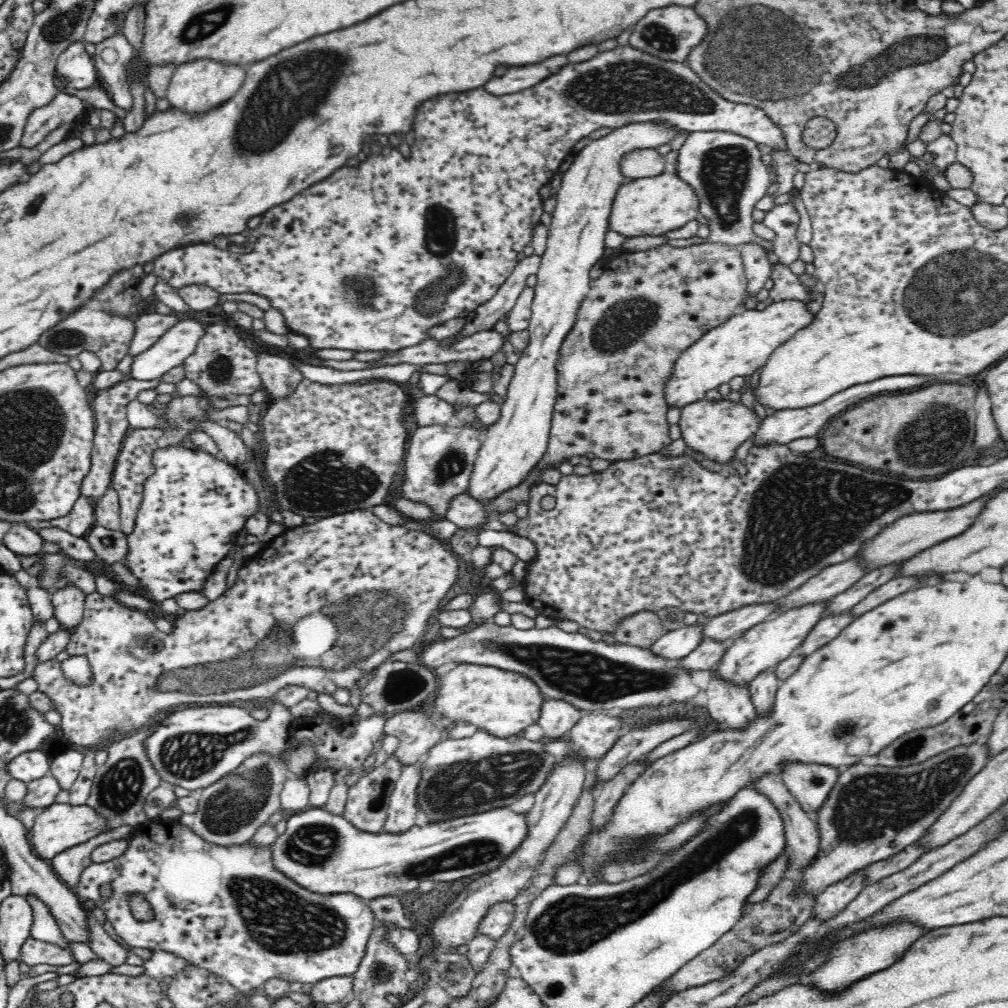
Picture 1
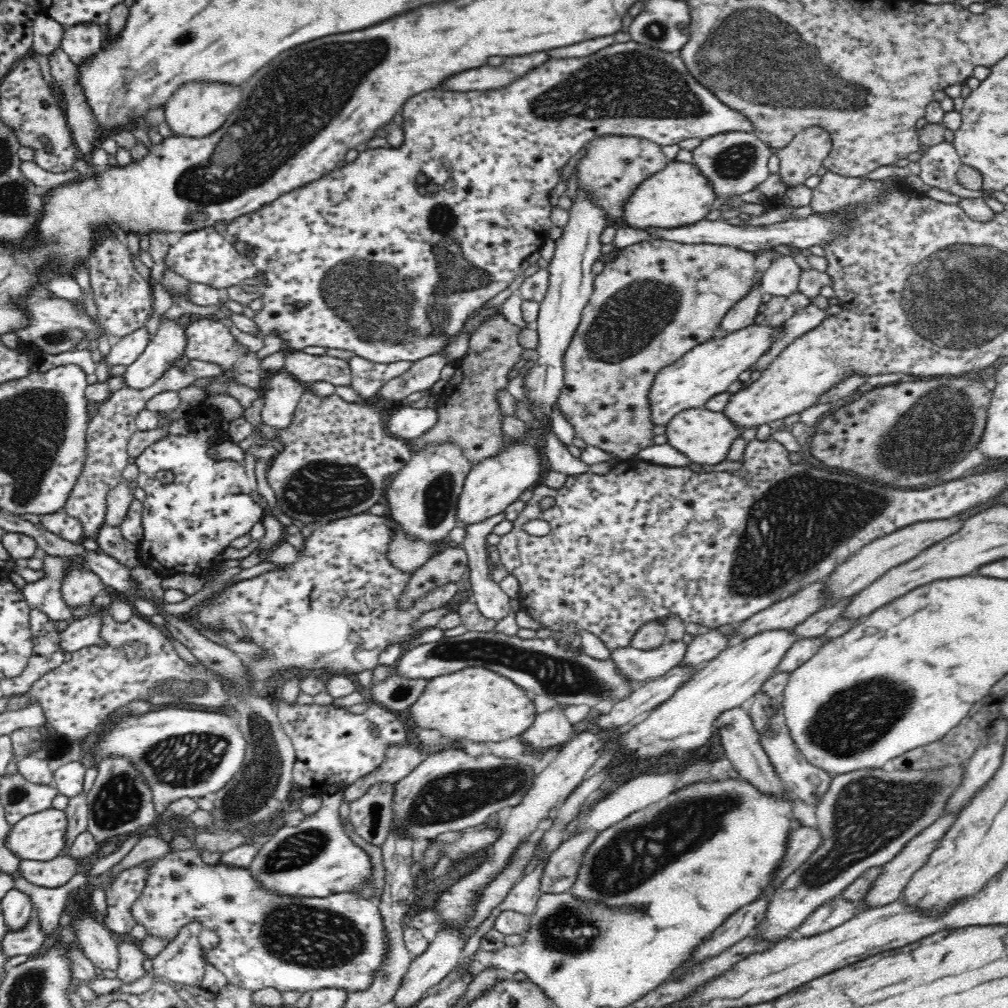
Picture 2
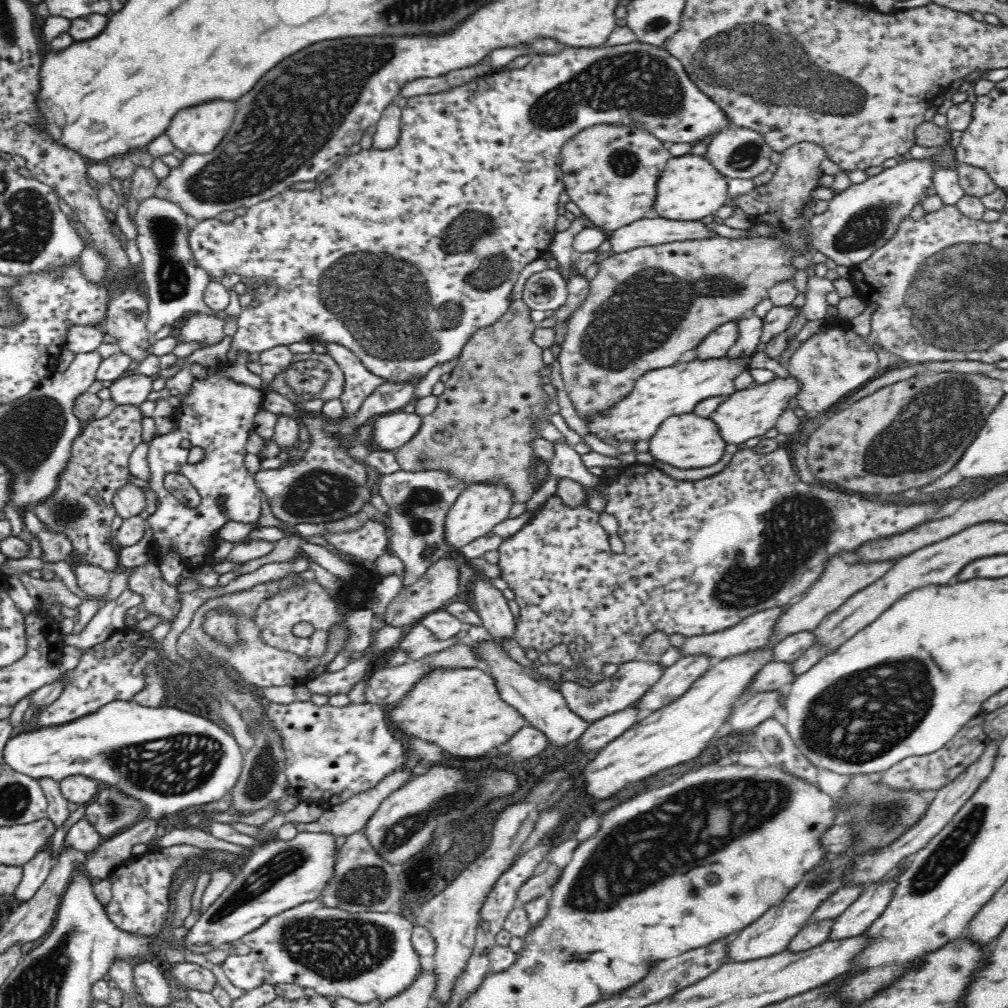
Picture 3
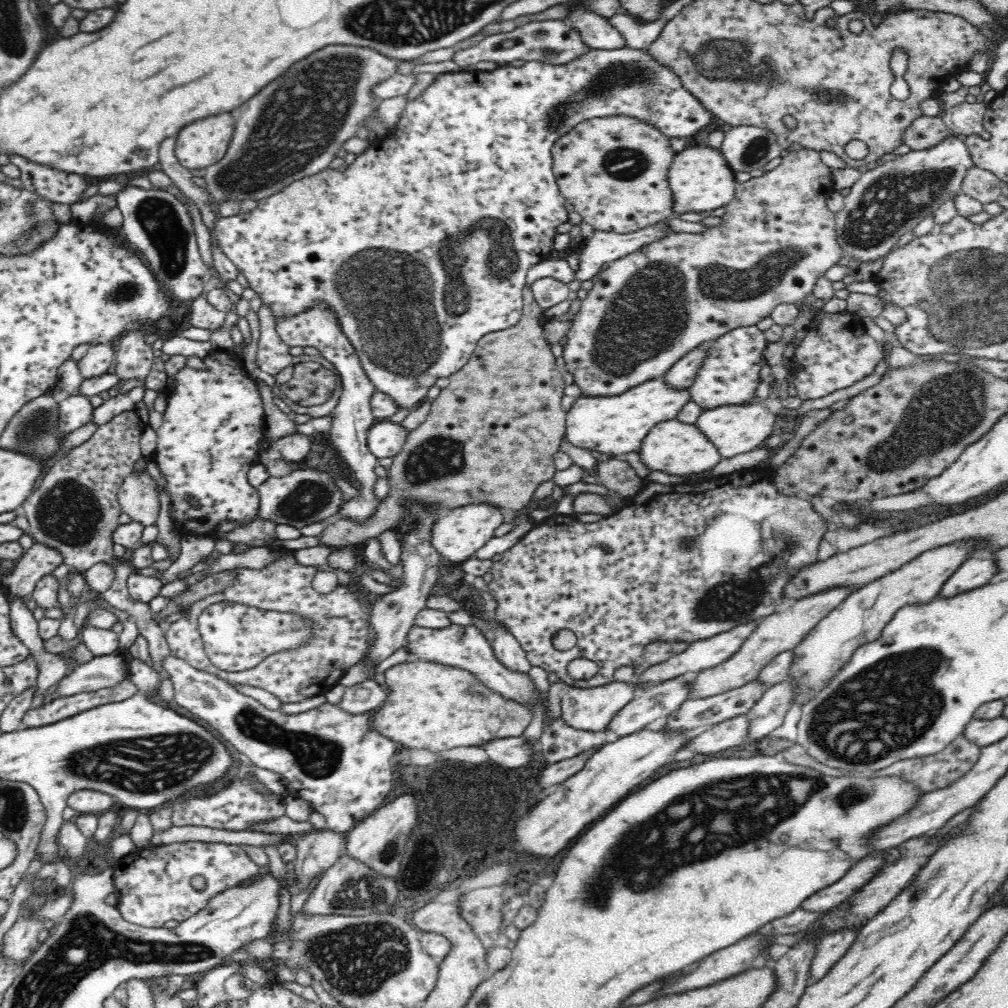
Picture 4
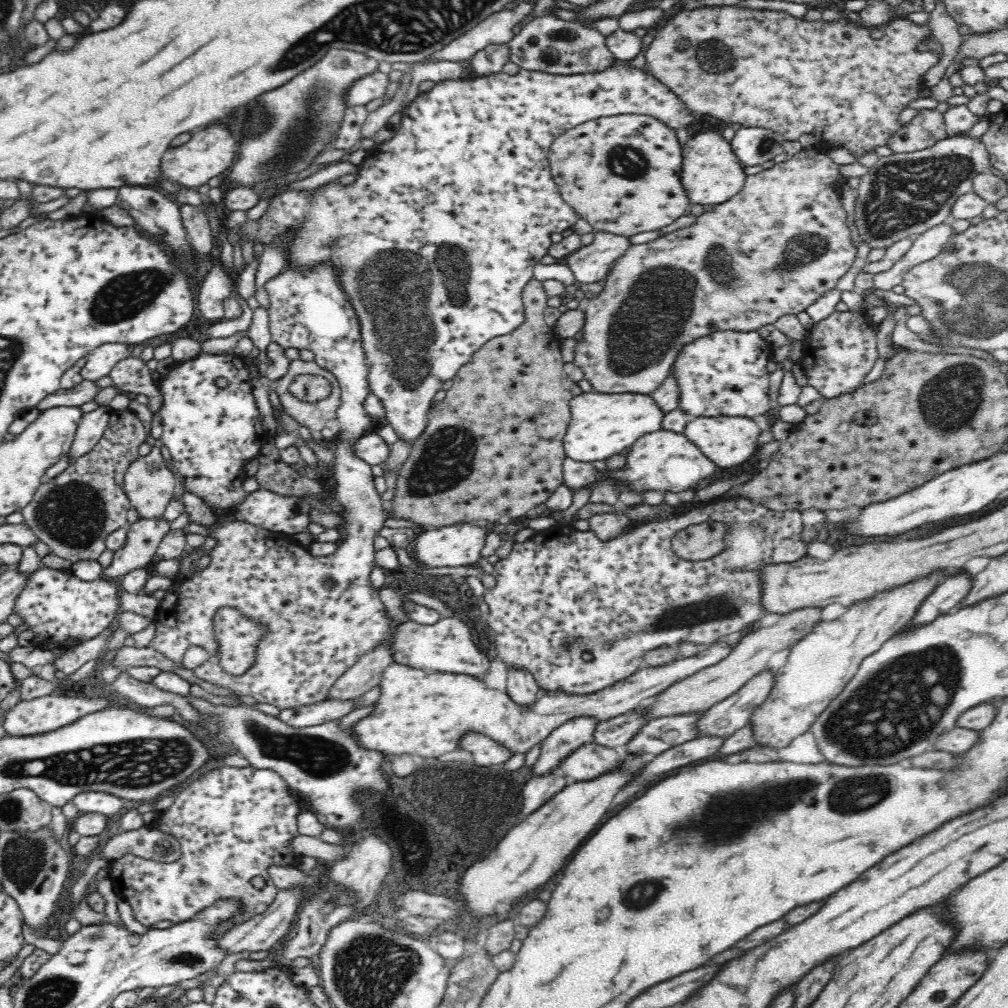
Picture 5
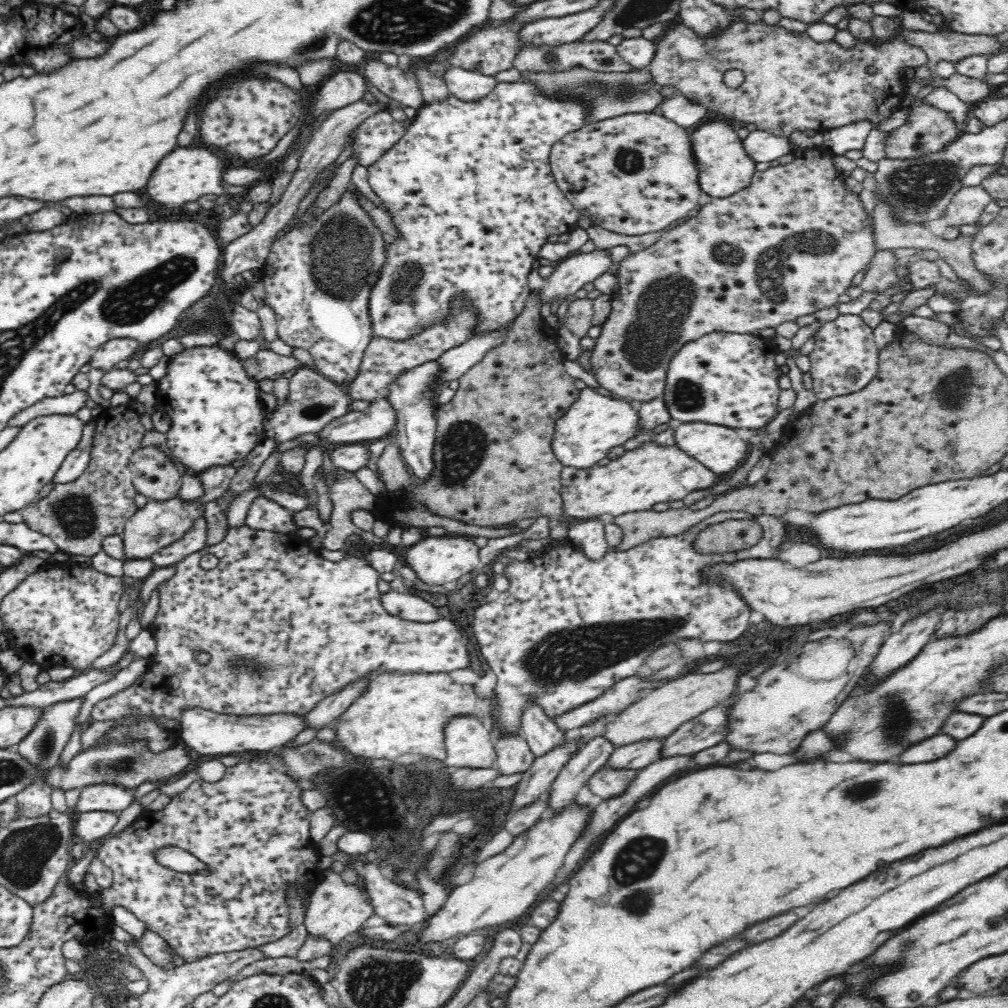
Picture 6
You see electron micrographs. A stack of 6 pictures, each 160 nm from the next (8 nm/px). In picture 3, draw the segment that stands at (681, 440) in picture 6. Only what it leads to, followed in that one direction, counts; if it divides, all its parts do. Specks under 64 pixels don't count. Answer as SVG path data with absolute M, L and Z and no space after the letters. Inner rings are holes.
M778 378L753 388L740 389L728 398L724 398L718 405L718 408L708 416L708 419L716 424L718 433L724 439L726 446L734 444L740 447L750 438L762 436L770 428L776 426L776 421L780 418L784 408L786 408L788 400L792 396L796 397L798 388L800 388L800 383L796 379L786 378L786 380L782 380L782 378Z

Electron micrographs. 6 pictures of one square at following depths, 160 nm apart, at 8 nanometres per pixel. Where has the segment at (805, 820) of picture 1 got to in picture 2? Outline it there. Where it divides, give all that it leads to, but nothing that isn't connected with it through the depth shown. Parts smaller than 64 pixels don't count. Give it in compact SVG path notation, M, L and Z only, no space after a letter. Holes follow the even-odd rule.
M736 707L724 711L724 714L718 718L718 722L724 725L724 728L720 728L720 736L722 737L722 745L726 749L725 756L739 772L739 776L742 779L748 779L748 782L760 790L769 790L769 792L784 790L784 783L770 763L766 751L760 745L758 732L754 729L751 716L748 716L741 707Z

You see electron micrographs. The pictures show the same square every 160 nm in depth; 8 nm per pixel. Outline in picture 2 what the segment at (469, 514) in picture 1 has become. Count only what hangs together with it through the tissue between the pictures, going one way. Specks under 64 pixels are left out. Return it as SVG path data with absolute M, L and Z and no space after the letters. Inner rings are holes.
M498 514L498 516L492 516L488 518L487 521L479 522L478 524L471 524L465 527L467 532L467 537L465 541L461 544L463 549L467 554L467 563L470 568L470 582L471 582L471 592L472 601L476 603L478 610L490 620L495 620L495 622L500 622L500 620L506 618L510 613L510 596L508 596L502 587L494 581L491 577L492 565L491 565L491 554L488 552L488 546L484 538L486 534L492 532L492 528L496 524L500 524L502 520L506 520L506 514Z

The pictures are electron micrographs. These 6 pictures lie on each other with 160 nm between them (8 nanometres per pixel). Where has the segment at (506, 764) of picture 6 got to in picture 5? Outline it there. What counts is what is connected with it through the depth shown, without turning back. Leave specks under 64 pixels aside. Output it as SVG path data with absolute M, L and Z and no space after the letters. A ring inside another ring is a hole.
M712 643L711 647L693 657L678 658L664 666L642 666L632 676L615 682L608 688L589 695L572 695L548 691L543 693L531 709L522 709L498 689L487 688L477 677L466 674L425 671L392 663L379 684L380 695L372 713L358 720L351 729L358 744L368 751L387 756L418 754L424 758L437 758L453 752L458 738L464 732L482 733L501 746L508 748L511 757L530 753L562 724L574 718L594 718L597 722L612 720L634 711L644 698L656 696L676 681L680 682L700 670L724 660L733 648L725 643Z

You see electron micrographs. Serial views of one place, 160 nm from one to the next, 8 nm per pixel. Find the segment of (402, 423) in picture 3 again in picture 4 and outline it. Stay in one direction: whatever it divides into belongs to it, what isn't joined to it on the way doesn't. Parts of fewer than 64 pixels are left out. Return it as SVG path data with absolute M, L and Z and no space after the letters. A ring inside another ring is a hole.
M390 421L379 422L368 430L366 444L376 458L393 458L402 450L406 435L406 429L402 425Z

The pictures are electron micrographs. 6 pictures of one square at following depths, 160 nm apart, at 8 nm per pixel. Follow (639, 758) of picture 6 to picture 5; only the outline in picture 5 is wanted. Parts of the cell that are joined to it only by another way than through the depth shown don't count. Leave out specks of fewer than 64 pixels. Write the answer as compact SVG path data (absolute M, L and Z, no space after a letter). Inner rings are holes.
M699 714L670 716L670 718L658 718L658 720L648 722L627 742L625 753L628 756L638 757L644 754L658 756L674 746L695 739Z

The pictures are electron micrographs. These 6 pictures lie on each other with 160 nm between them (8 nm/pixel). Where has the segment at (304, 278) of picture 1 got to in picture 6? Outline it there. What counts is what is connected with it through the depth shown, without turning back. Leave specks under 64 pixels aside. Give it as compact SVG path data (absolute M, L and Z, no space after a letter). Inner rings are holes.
M518 81L514 83L497 83L494 90L481 98L478 102L468 103L449 95L441 103L426 104L418 108L415 121L407 128L406 134L387 150L374 164L367 169L367 180L377 196L386 204L393 218L394 228L399 230L400 238L393 239L388 246L388 260L380 274L380 282L374 285L370 293L370 317L373 334L389 340L406 340L418 334L422 328L440 322L449 316L449 303L459 295L466 295L474 301L478 313L479 323L474 334L482 330L494 330L508 322L515 320L526 307L526 302L532 294L528 287L528 278L532 272L532 262L538 257L543 245L547 245L547 238L551 235L571 233L577 228L580 211L566 198L555 181L551 166L550 155L553 144L575 130L580 130L586 122L586 109L578 101L562 101L550 99L538 93L534 83ZM428 361L423 365L404 374L402 378L398 378L394 384L390 385L387 400L397 412L397 425L395 426L395 429L398 430L397 444L407 468L416 476L416 479L427 481L435 471L433 454L437 422L436 408L432 407L432 396L434 396L434 385L437 384L439 376L439 365L438 361Z

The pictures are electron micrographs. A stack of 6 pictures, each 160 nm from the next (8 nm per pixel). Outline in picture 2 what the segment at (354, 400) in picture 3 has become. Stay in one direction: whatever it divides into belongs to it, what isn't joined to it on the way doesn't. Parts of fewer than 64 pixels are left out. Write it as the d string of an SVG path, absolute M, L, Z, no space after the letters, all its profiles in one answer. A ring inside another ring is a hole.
M352 356L348 365L351 369L350 387L364 402L371 400L386 382L405 374L412 367L412 363L408 361L378 364L359 356Z

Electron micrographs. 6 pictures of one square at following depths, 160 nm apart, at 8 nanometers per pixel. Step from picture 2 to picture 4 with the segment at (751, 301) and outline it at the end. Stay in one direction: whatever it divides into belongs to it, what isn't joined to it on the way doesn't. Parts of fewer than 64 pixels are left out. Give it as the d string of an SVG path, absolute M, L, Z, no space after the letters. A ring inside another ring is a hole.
M704 345L692 349L666 372L662 381L666 381L666 385L670 385L670 389L676 391L688 389L694 382L704 358L706 358Z

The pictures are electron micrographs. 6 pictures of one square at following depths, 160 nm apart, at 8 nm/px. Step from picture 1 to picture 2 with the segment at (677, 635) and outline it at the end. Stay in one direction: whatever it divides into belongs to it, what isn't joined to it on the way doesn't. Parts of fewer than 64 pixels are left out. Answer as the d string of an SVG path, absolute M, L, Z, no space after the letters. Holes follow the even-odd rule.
M668 641L651 651L632 647L619 648L611 652L616 671L634 683L644 683L666 674L678 667L686 654L687 646L682 641Z

